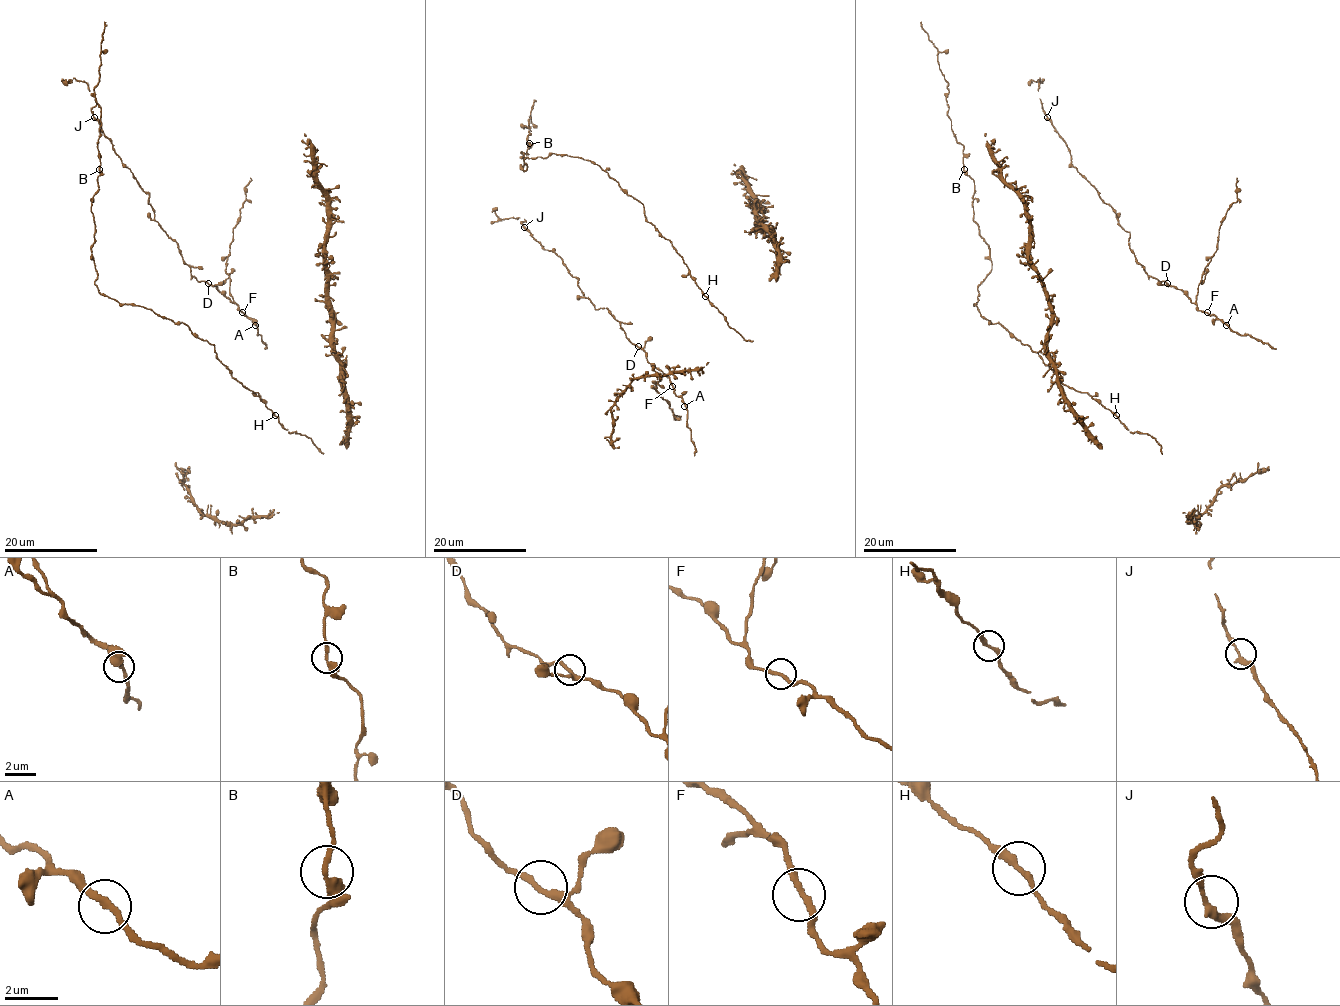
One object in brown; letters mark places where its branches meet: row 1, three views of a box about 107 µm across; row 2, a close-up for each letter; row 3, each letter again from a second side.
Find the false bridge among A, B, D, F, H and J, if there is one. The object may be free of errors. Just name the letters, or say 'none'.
none

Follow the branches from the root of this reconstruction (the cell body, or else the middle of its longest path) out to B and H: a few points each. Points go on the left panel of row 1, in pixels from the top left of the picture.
B: (120, 303), (104, 296), (94, 283), (97, 270), (91, 248), (94, 241), (91, 203), (98, 189), (99, 169)
H: (120, 303), (151, 309), (177, 324), (184, 323), (214, 346), (217, 358), (232, 376), (257, 392), (275, 416)

